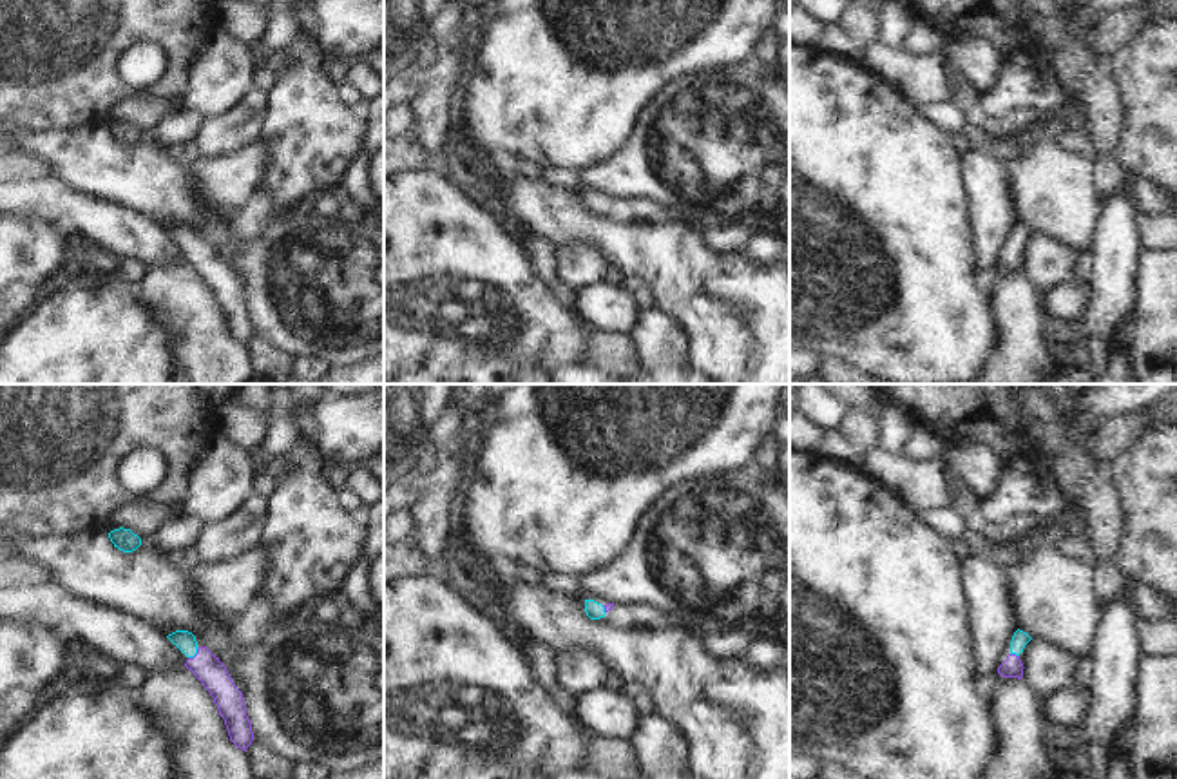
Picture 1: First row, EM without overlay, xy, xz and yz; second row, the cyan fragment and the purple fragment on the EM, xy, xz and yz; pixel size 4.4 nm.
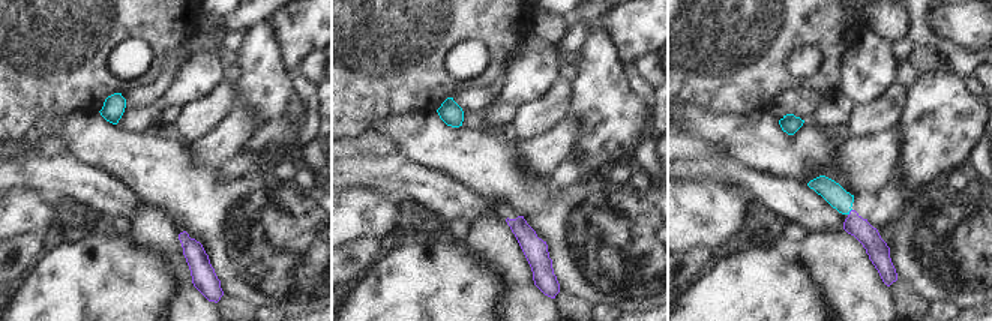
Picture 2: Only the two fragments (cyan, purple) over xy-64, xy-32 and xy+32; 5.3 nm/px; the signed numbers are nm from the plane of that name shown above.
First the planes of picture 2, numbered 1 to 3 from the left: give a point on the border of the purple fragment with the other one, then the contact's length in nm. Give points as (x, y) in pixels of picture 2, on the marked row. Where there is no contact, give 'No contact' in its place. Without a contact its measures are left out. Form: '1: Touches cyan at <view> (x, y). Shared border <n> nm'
1: No contact
2: No contact
3: Touches cyan at xy+32 (850, 210). Shared border 40 nm

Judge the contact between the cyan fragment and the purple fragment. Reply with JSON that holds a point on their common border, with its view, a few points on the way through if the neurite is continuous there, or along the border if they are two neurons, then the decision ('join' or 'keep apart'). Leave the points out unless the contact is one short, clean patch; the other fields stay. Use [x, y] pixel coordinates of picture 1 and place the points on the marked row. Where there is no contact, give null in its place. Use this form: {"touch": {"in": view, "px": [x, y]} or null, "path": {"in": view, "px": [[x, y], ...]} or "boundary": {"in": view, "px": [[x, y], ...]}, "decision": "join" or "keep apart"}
{"touch": {"in": "xy", "px": [194, 654]}, "path": {"in": "xy", "px": [[183, 640], [194, 654], [214, 676]]}, "decision": "join"}

